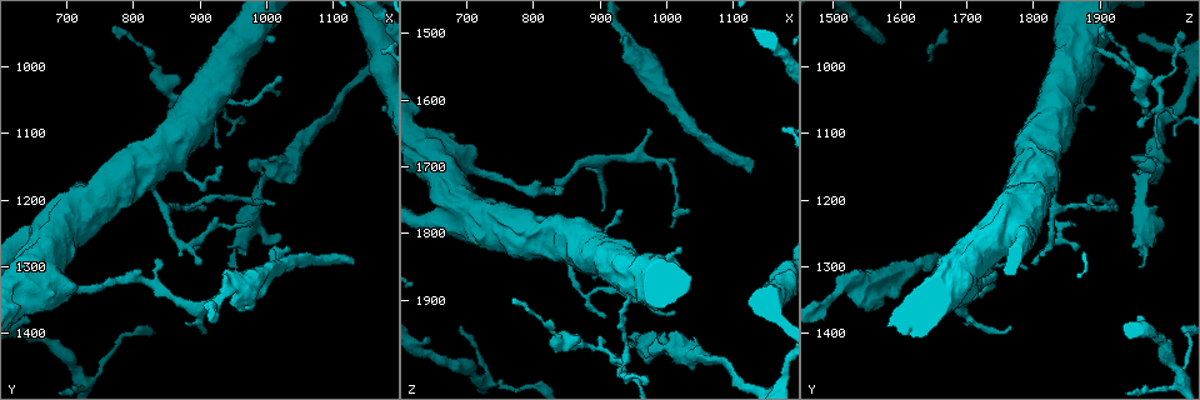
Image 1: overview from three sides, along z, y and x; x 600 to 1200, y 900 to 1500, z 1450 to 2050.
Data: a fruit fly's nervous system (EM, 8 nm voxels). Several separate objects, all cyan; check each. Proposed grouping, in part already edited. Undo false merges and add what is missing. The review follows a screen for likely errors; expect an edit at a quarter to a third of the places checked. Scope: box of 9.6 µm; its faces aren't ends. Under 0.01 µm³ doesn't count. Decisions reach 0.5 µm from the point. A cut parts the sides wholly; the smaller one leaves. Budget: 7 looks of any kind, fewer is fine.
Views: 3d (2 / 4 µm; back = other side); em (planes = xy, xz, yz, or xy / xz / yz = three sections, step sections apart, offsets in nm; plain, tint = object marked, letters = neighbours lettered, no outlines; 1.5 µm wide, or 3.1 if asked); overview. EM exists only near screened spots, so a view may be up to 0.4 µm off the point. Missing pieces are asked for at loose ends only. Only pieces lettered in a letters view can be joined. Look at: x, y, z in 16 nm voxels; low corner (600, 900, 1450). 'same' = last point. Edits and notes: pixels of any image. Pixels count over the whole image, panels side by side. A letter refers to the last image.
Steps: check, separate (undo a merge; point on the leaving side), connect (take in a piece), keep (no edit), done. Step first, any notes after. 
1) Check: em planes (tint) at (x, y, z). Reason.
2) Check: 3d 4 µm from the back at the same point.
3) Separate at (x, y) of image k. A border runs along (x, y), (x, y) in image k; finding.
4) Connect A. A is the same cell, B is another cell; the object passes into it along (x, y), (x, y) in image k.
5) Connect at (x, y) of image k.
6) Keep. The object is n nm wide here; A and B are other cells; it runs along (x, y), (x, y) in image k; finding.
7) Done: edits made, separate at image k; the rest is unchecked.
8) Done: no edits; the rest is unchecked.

Check: 3d 2 µm at (945, 1270, 1960). Free end.

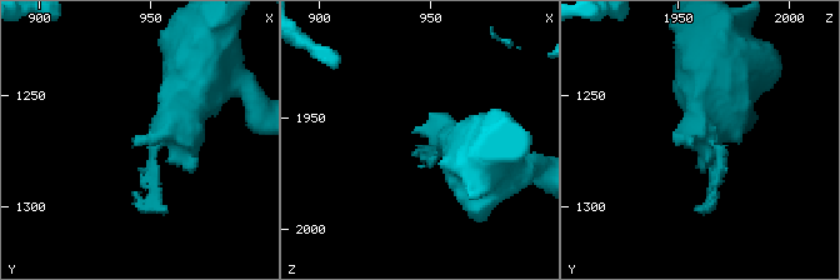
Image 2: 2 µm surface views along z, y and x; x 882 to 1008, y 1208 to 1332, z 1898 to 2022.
Check: em planes (letters) at (944, 1273, 1956).

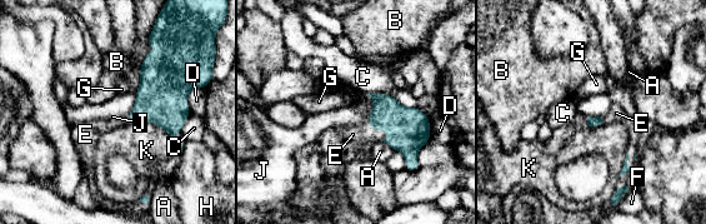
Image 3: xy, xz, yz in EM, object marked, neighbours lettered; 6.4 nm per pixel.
Connect E. E is the same cell, A, B, C, D, F, G, H, J and K are other cells; it goes on there.

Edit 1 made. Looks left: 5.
Check: overview. Redraw.

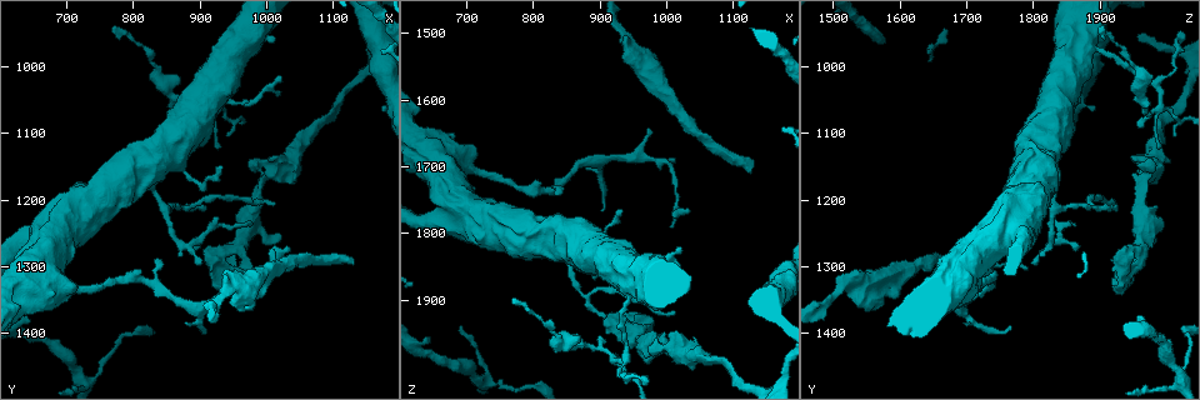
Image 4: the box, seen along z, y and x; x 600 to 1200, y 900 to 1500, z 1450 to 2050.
Check: 3d 2 µm at (1125, 1290, 1710). Free end.

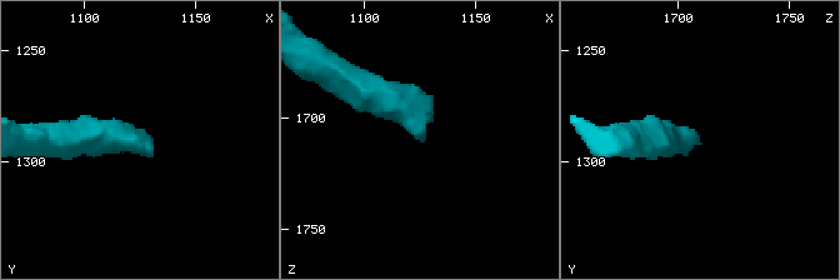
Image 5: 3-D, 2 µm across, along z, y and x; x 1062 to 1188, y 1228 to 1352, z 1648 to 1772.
Check: em planes (letters) at (1126, 1292, 1709).

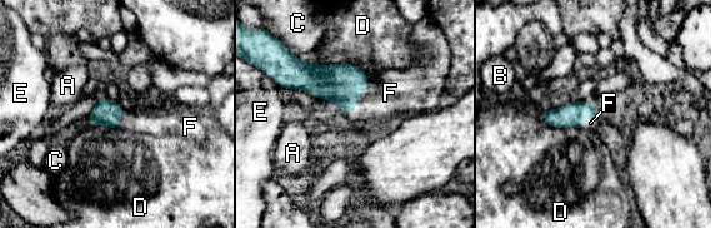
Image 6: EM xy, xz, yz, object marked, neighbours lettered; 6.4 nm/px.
Connect F. The object is 160 nm wide here; the longest contact is with F, 300 nm; F is the same cell, A, B, C, D and E are other cells; the neuron continues.

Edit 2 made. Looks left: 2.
Done: edits made, connect at image 3, connect at image 6; the rest is unchecked.

